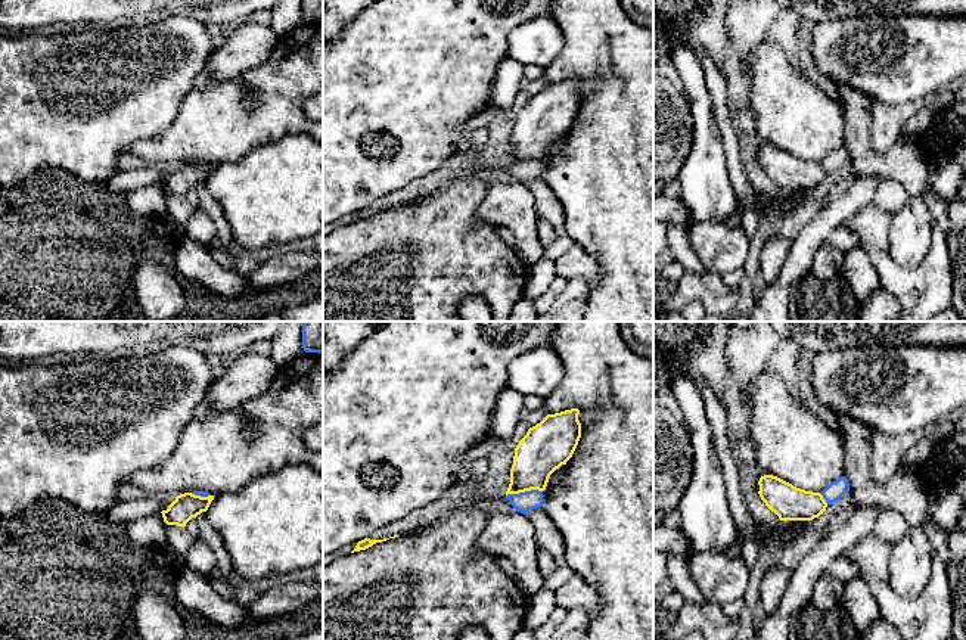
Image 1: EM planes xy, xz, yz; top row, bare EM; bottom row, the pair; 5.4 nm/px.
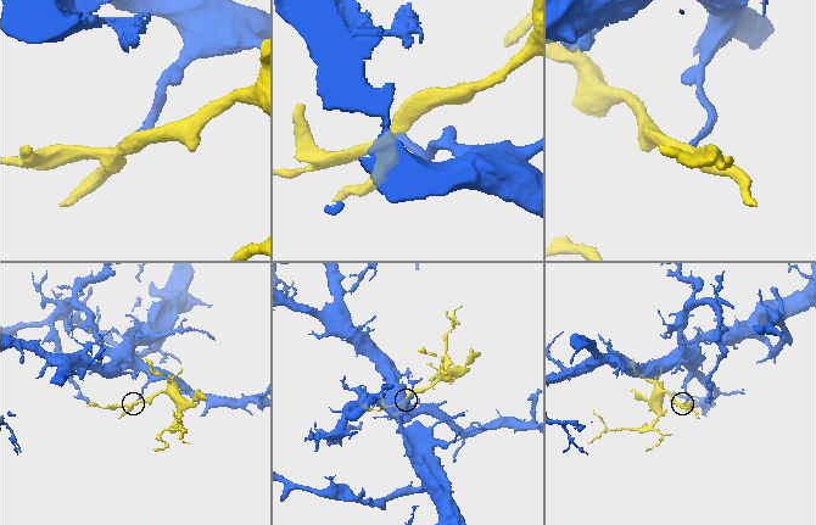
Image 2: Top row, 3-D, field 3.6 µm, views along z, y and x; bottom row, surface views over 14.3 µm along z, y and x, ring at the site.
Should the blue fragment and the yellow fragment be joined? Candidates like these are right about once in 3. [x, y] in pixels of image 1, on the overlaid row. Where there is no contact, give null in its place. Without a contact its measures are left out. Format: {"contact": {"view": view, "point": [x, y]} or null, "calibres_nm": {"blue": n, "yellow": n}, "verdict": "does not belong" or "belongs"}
{"contact": {"view": "xz", "point": [525, 491]}, "calibres_nm": {"blue": 110, "yellow": 260}, "verdict": "does not belong"}

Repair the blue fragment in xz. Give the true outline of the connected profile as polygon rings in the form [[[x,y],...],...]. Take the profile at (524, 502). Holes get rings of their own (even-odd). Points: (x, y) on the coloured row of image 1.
[[[531,490],[519,494],[507,494],[506,498],[518,512],[524,515],[543,506],[543,491],[538,490]]]

